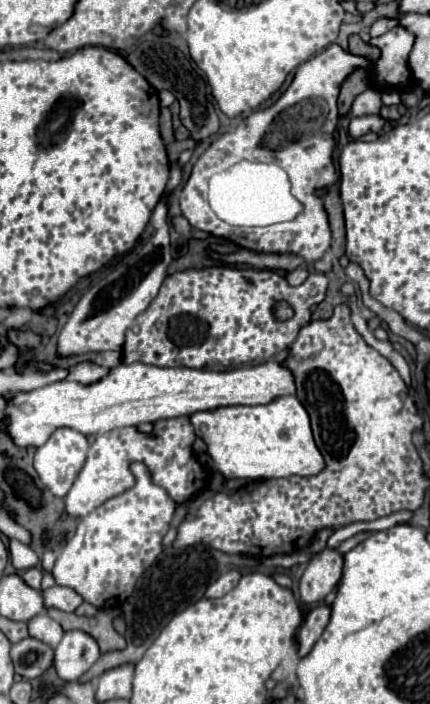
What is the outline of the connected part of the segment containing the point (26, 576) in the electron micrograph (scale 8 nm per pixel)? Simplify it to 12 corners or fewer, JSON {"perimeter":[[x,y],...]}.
{"perimeter":[[27,569],[21,573],[23,581],[33,587],[41,589],[43,571]]}

